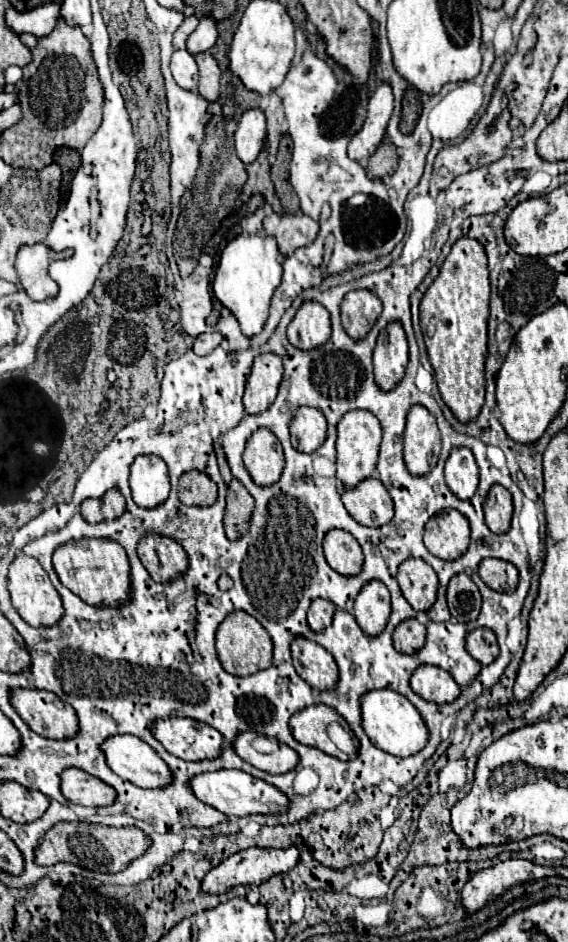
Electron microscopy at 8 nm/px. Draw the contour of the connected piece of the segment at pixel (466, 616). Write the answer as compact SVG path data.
M460 573L448 585L448 607L452 621L470 623L476 621L482 607L482 597L470 575Z

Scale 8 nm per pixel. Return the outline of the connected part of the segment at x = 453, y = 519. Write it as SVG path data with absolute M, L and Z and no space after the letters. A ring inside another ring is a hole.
M442 511L426 523L426 549L444 561L454 561L468 551L470 529L468 519L458 511Z

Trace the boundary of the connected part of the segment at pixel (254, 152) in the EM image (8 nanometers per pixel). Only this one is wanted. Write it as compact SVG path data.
M250 109L240 117L238 129L234 133L234 145L240 161L244 165L252 163L264 147L266 139L266 117L260 109Z

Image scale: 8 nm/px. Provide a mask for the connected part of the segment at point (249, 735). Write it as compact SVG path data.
M244 731L244 735L238 735L234 747L244 761L274 775L288 773L300 763L300 755L292 747L278 739L256 735L256 731Z

